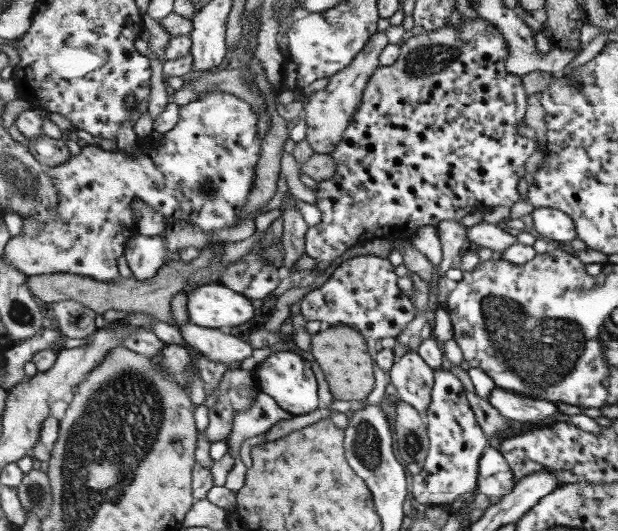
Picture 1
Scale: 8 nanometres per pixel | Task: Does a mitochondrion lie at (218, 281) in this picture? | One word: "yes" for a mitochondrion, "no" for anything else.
no

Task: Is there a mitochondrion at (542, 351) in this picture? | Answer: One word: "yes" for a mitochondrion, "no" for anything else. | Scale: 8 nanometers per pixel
yes

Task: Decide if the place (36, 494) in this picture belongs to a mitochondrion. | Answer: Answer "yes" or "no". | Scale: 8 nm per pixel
yes

